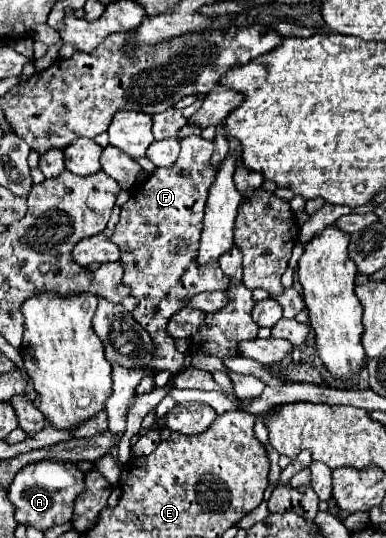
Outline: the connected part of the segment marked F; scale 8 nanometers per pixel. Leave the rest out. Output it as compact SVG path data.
M188 135L180 137L180 155L174 165L160 167L150 177L134 187L130 191L130 199L122 205L120 221L114 229L112 241L120 247L120 263L124 267L124 285L132 289L132 297L138 299L136 309L132 311L132 317L148 329L154 345L156 345L156 357L152 357L152 365L148 365L150 371L170 371L176 375L184 367L184 355L178 353L174 345L174 337L168 337L166 325L174 313L184 309L184 301L188 297L194 297L196 293L204 291L226 291L230 287L230 277L226 277L218 265L218 261L210 261L208 265L196 265L196 253L200 247L200 233L202 233L202 221L204 221L204 205L208 197L208 187L214 181L216 167L210 163L214 143L206 141L200 135Z

